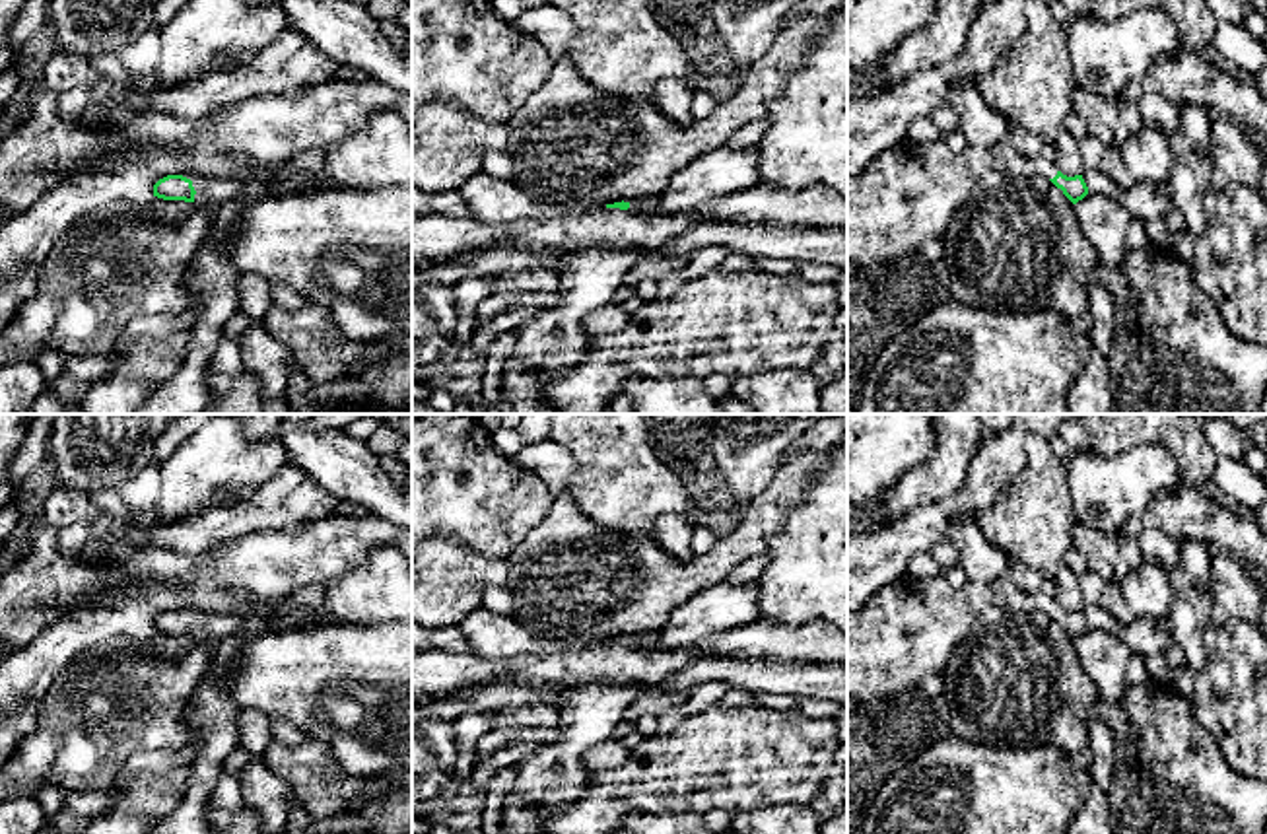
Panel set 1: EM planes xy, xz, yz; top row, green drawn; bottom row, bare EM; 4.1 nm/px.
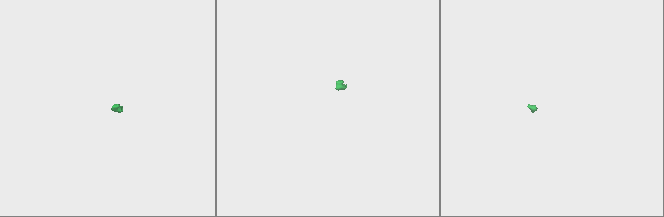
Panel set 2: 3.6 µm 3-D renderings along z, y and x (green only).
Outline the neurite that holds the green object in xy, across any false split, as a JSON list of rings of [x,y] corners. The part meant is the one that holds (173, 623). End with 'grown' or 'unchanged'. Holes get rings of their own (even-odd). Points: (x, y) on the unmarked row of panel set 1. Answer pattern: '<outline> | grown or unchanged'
[[[185,607],[167,610],[154,620],[154,632],[163,636],[185,636],[218,645],[223,638],[243,632],[247,618],[231,612]]] | grown

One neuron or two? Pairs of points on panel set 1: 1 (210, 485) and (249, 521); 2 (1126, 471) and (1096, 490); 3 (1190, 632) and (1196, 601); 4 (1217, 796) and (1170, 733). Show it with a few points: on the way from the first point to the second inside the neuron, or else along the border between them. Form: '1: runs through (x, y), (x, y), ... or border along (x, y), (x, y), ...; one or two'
1: border along (269, 479), (247, 496), (205, 508), (187, 520); two
2: runs through (1118, 479), (1104, 490); one
3: runs through (1190, 625), (1190, 609); one
4: runs through (1201, 780), (1170, 749); one

